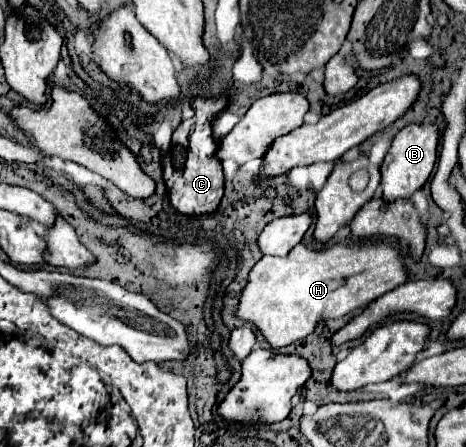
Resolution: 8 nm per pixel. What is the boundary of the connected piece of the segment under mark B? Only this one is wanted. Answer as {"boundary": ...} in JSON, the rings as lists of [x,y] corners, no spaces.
{"boundary":[[[409,124],[393,138],[389,152],[385,154],[385,160],[381,164],[381,198],[385,202],[407,200],[413,192],[423,188],[437,160],[437,142],[439,136],[433,124]]]}

